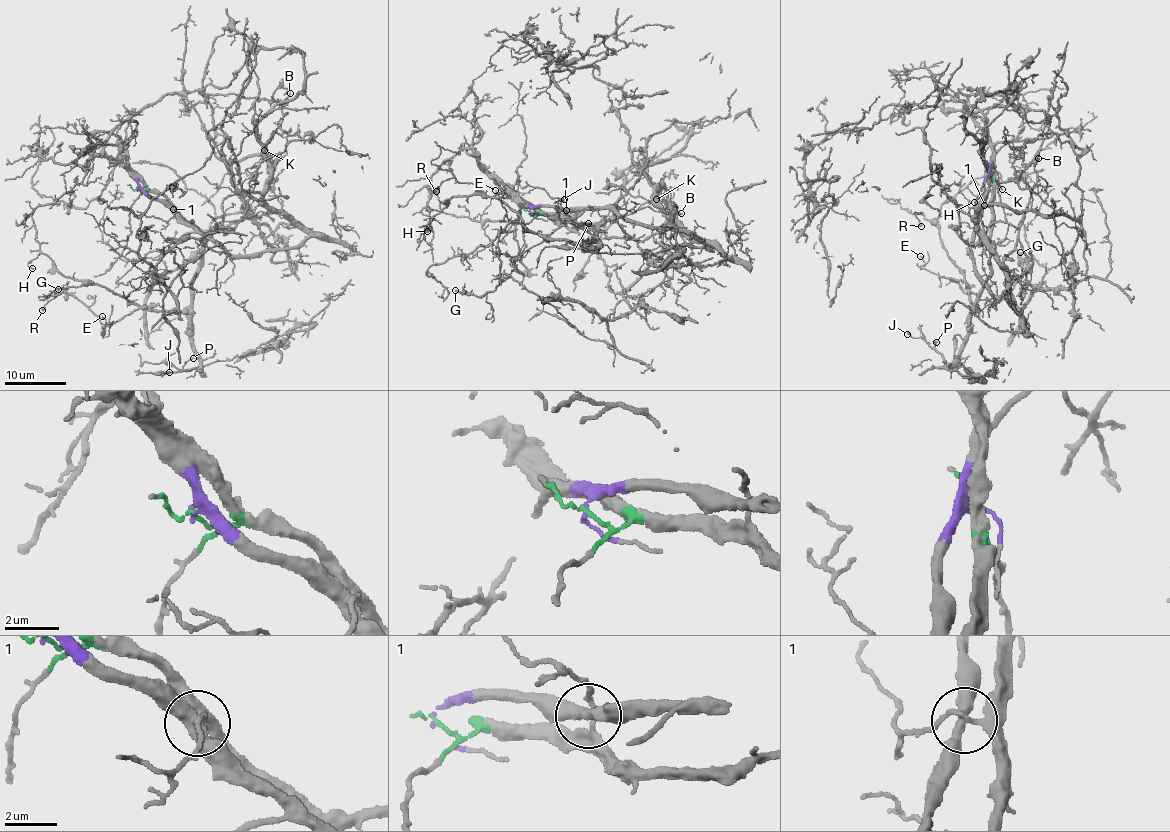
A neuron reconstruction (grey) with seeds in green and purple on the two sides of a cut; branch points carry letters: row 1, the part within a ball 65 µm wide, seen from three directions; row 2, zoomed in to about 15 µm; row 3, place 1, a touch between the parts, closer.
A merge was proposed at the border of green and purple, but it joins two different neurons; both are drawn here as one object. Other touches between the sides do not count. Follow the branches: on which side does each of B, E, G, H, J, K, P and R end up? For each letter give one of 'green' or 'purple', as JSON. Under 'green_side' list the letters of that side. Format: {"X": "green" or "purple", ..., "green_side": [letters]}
{"B": "purple", "E": "green", "G": "green", "H": "green", "J": "green", "K": "purple", "P": "green", "R": "green", "green_side": ["E", "G", "H", "J", "P", "R"]}

